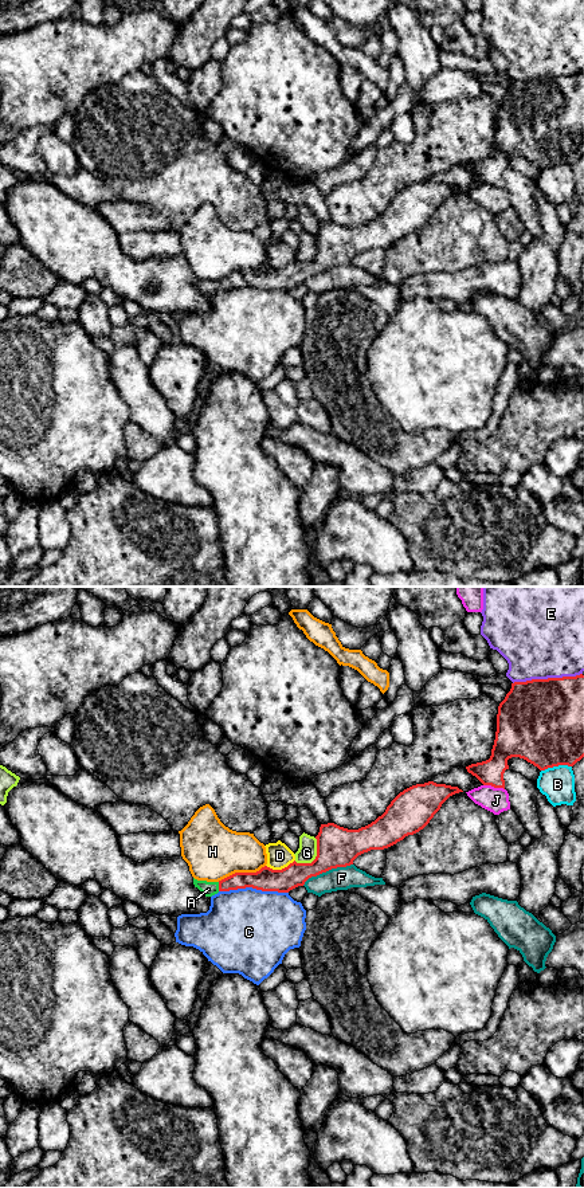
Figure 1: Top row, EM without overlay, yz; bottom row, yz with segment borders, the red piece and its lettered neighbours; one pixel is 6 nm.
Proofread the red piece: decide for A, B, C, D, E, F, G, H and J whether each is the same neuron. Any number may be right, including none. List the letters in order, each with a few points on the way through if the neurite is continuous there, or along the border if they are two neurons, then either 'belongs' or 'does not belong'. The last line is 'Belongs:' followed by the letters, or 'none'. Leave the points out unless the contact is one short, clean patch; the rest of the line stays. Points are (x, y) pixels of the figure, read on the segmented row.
A: way yz (259, 879), (239, 879), (219, 886), (208, 889); belongs
B: does not belong
C: does not belong
D: border yz (294, 859), (281, 869), (266, 866); does not belong
E: does not belong
F: does not belong
G: does not belong
H: does not belong
J: does not belong
Belongs: A

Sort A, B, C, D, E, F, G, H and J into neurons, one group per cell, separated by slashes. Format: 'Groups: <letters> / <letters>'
Groups: A / B / C / D / E / F / G / H / J

